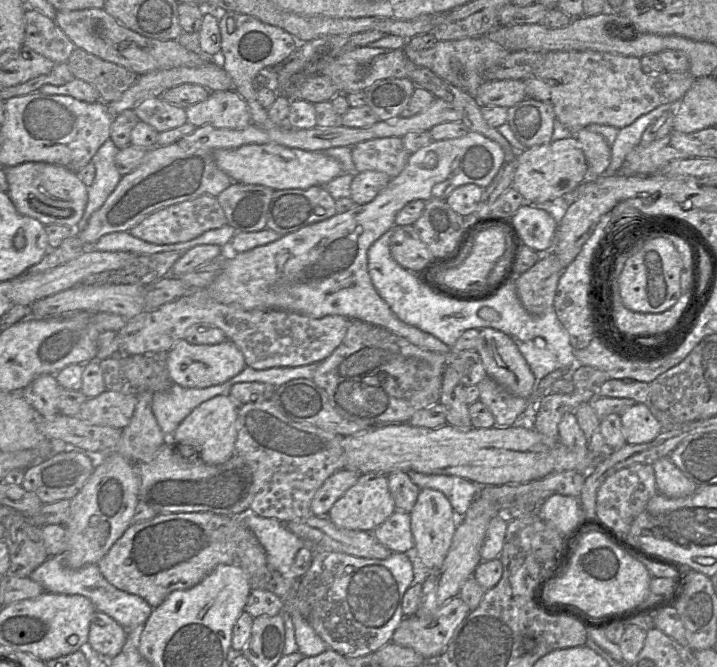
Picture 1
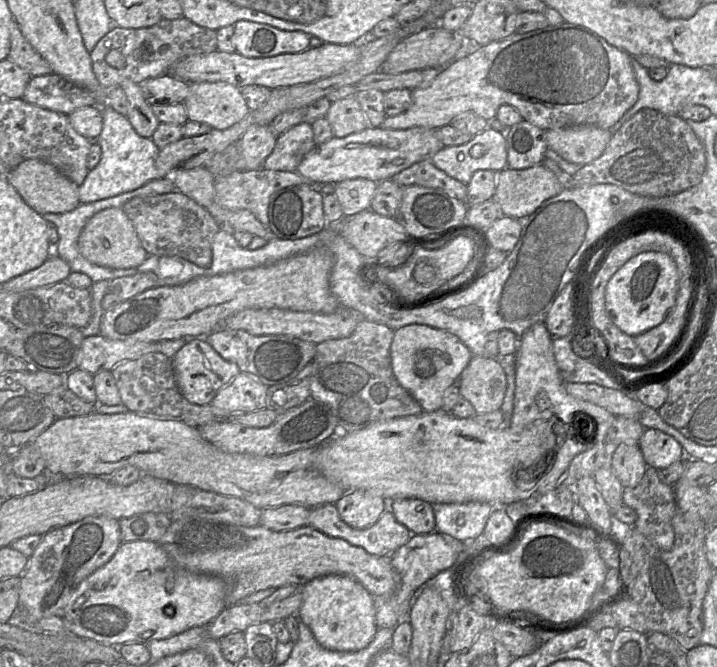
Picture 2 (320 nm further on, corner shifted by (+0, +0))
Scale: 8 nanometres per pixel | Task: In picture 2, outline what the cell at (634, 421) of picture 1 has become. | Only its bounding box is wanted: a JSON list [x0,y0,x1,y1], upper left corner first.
[638,429,686,470]

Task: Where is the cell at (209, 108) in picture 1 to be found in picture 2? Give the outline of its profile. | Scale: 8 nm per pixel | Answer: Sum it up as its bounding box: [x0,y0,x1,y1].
[184,82,250,130]

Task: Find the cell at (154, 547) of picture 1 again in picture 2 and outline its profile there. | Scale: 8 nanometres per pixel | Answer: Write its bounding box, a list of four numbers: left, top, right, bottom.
[158,519,401,607]

